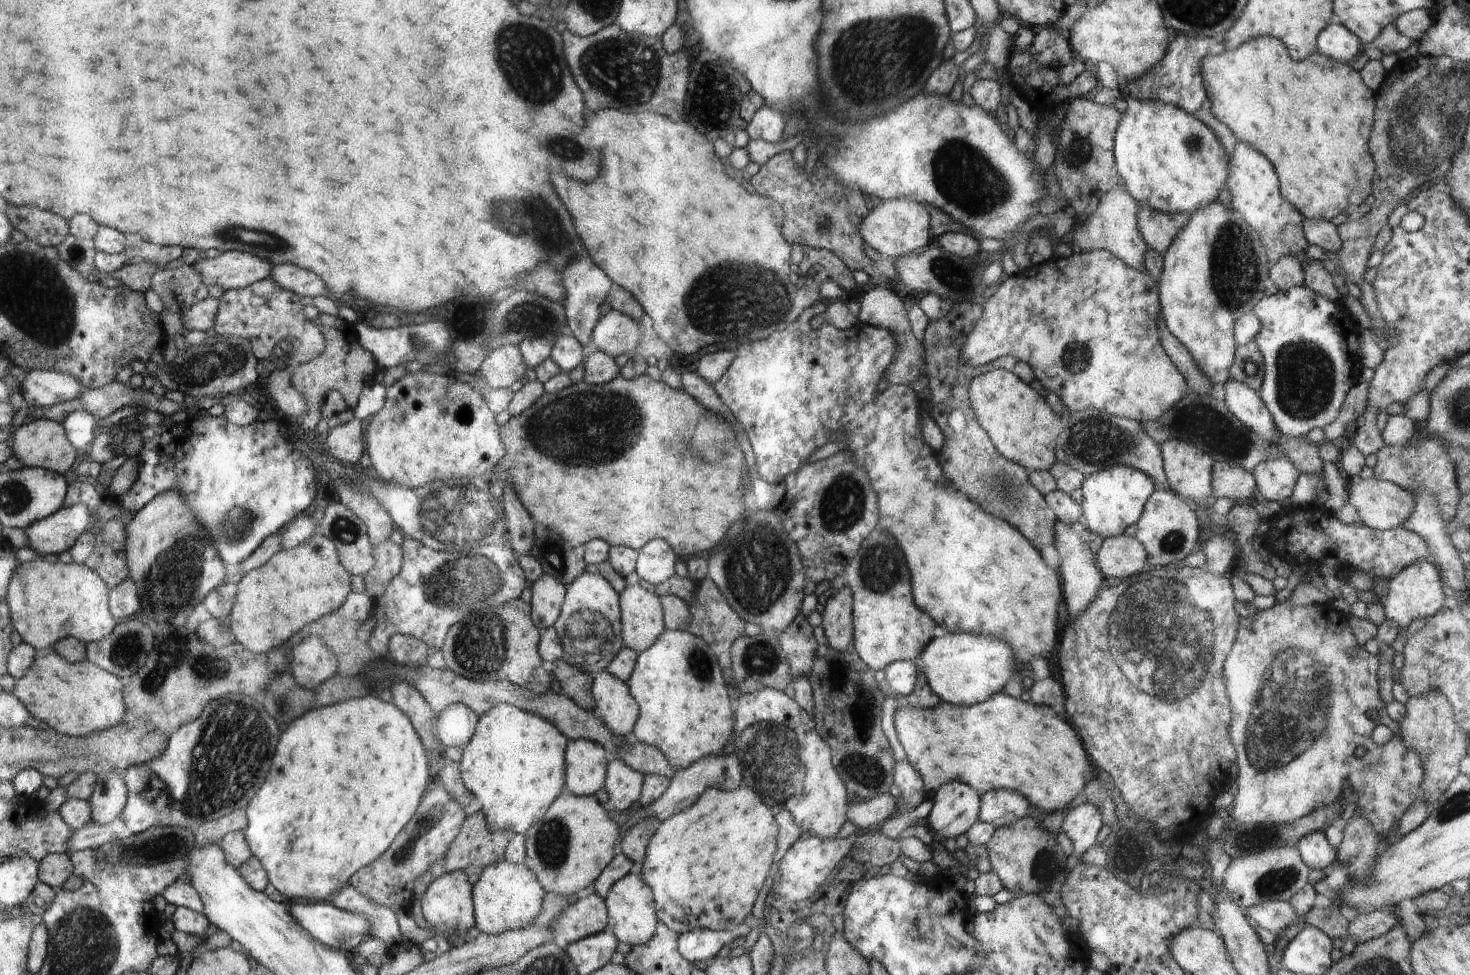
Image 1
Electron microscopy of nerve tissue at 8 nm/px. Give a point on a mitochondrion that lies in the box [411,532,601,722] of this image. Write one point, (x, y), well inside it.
(454, 589)

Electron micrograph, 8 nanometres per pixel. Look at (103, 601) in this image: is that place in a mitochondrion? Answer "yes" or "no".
no

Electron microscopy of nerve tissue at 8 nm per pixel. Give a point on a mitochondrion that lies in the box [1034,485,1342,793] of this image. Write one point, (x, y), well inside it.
(1159, 629)

